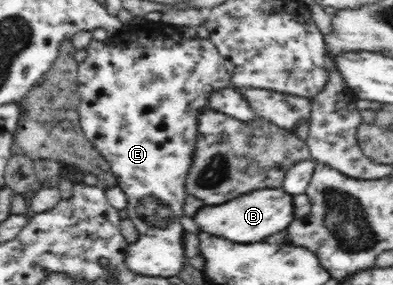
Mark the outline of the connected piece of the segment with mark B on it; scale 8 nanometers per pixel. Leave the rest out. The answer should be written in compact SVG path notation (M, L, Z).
M282 188L255 190L220 206L204 206L193 216L193 219L199 227L199 232L222 236L234 243L252 244L287 230L287 226L295 219L293 196Z

